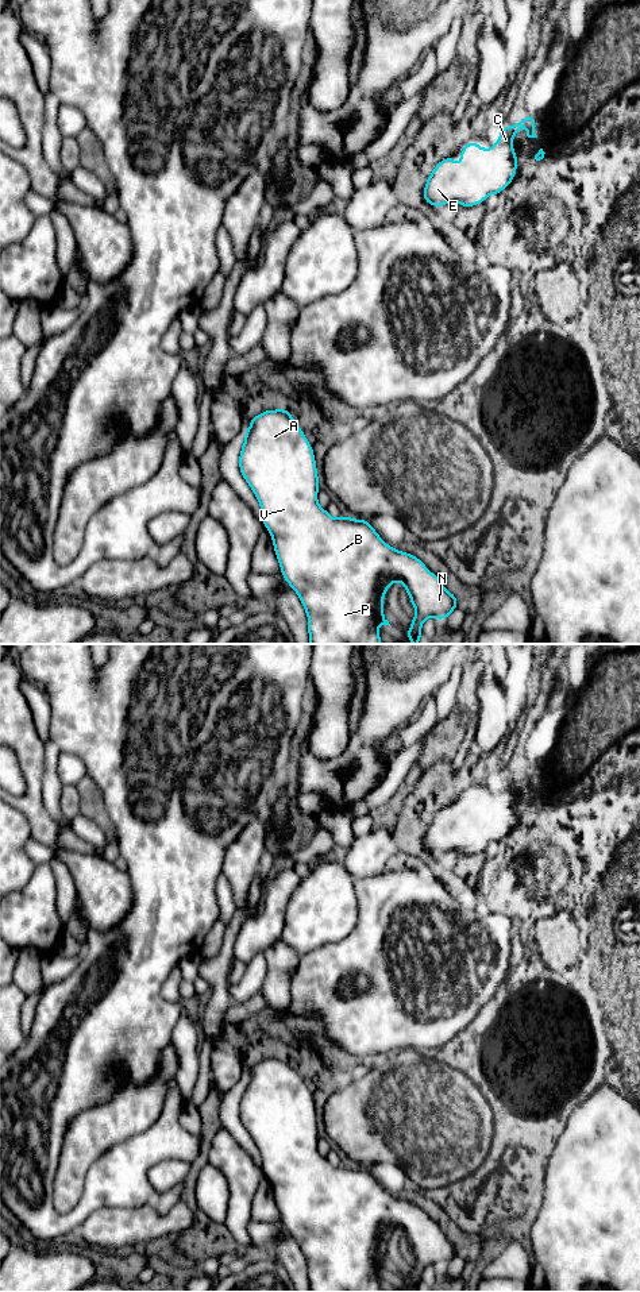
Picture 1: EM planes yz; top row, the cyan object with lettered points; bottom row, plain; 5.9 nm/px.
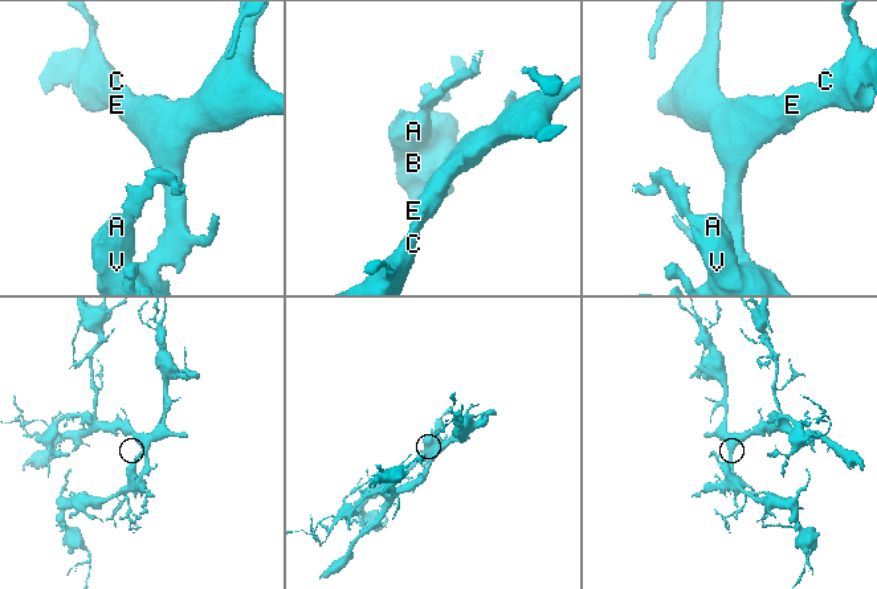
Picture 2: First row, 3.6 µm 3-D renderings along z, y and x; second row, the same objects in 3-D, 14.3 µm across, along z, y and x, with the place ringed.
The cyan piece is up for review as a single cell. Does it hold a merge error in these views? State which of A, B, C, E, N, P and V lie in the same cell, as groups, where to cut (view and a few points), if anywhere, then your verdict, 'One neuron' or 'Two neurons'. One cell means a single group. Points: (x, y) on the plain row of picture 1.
Groups: A B C E N P V. No split. One neuron

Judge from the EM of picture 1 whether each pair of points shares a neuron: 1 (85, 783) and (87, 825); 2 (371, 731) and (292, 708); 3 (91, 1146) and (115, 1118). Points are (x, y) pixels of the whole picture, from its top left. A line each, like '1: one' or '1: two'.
1: two
2: two
3: one

